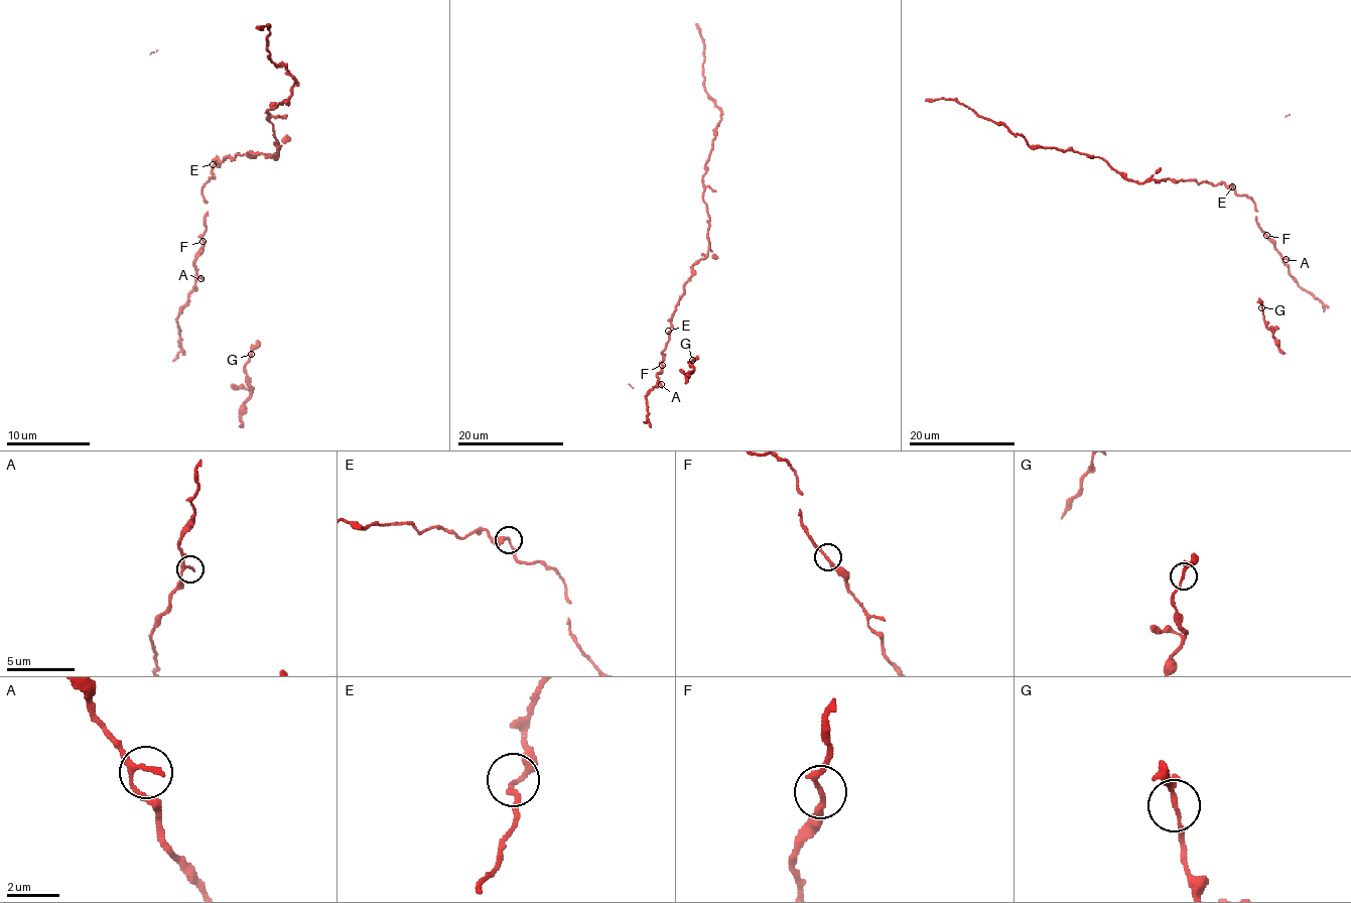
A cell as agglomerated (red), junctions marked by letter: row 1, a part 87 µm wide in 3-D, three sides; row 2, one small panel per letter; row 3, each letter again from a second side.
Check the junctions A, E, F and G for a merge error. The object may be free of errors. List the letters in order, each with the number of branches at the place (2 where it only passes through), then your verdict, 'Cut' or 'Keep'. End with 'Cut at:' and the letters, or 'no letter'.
A: Branches: 2. Keep
E: Branches: 2. Keep
F: Branches: 2. Keep
G: Branches: 2. Keep
Cut at: no letter

